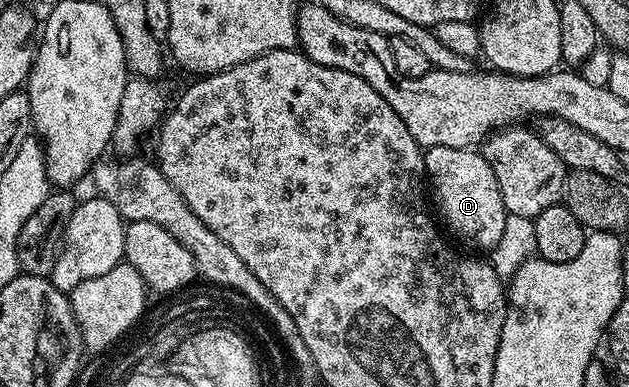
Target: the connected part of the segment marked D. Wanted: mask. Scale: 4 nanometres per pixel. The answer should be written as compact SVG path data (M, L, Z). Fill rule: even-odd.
M429 146L423 156L423 168L441 222L443 217L442 225L484 252L494 248L506 230L508 212L501 200L501 188L497 188L497 176L493 176L493 168L489 168L489 160L485 160L482 152L475 148Z

